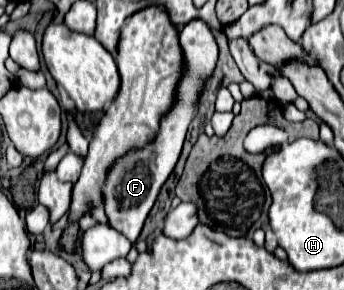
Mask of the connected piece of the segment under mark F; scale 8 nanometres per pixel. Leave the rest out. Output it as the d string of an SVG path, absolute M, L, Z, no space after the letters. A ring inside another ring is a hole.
M191 20L183 28L183 32L179 36L179 44L183 50L183 74L177 82L173 108L159 120L159 130L157 130L157 136L153 142L149 142L143 148L129 150L125 156L121 156L113 162L113 166L107 172L107 180L101 188L103 210L107 214L109 226L113 230L121 232L131 242L135 242L139 238L141 228L145 224L145 216L153 208L161 186L165 184L165 180L169 178L169 174L173 172L173 168L177 164L177 158L179 158L183 142L185 142L187 128L197 114L201 96L203 96L205 86L207 86L209 78L213 76L213 70L217 64L217 42L205 22Z

